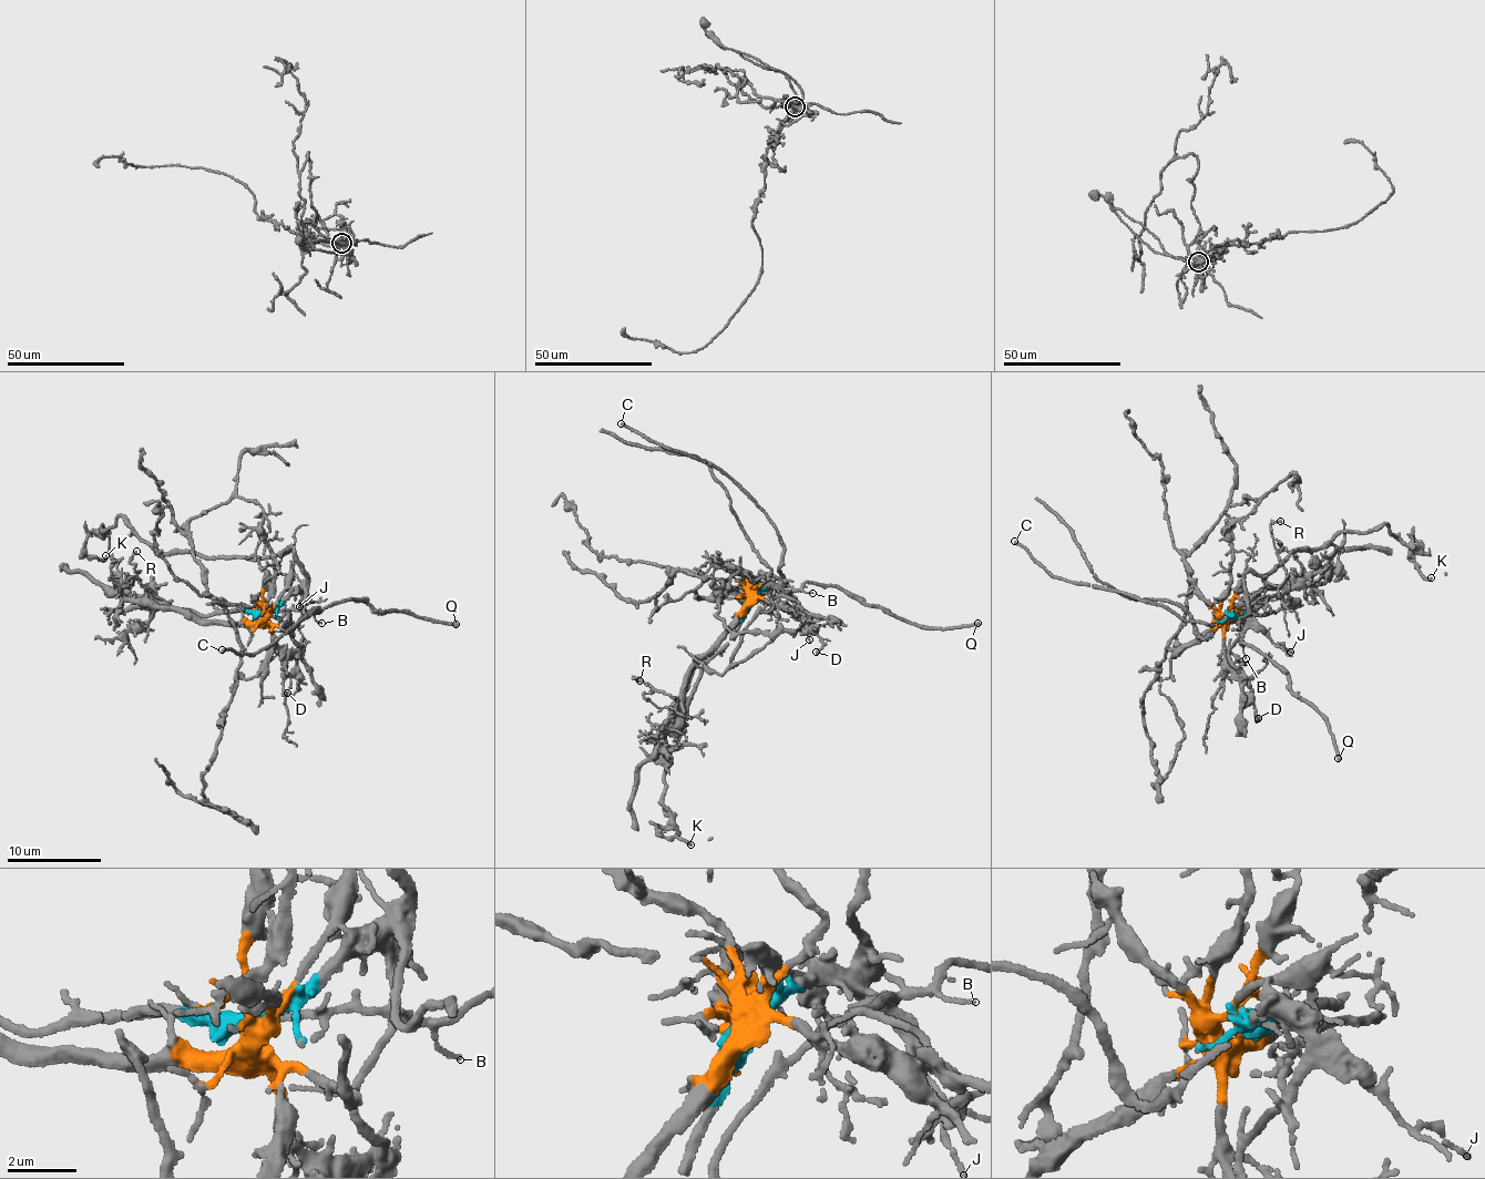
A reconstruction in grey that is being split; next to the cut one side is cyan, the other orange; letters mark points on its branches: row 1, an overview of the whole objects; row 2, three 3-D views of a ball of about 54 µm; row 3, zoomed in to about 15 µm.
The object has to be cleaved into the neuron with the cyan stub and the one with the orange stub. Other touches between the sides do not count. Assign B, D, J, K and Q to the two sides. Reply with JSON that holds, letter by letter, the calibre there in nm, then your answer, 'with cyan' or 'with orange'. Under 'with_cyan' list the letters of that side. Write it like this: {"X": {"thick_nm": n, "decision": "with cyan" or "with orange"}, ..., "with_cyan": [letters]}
{"B": {"thick_nm": 100, "decision": "with cyan"}, "D": {"thick_nm": 170, "decision": "with orange"}, "J": {"thick_nm": 110, "decision": "with cyan"}, "K": {"thick_nm": 240, "decision": "with cyan"}, "Q": {"thick_nm": 240, "decision": "with cyan"}, "with_cyan": ["B", "J", "K", "Q"]}

